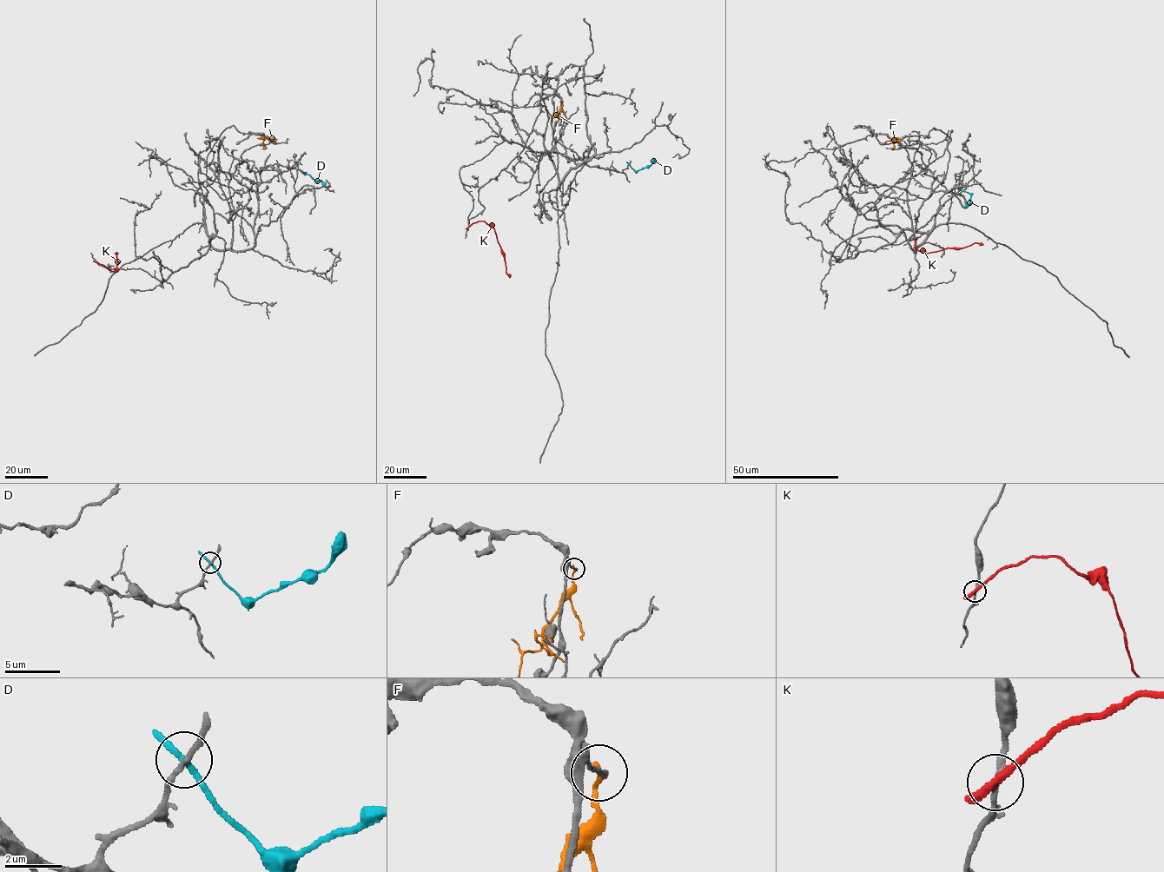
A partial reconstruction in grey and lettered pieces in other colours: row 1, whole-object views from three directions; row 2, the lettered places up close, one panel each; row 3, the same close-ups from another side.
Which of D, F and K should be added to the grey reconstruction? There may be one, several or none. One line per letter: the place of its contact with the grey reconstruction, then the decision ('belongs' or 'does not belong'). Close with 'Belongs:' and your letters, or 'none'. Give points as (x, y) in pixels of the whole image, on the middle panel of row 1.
D: contact (629, 164); does not belong
F: contact (562, 102); does not belong
K: contact (467, 227); does not belong
Belongs: none

